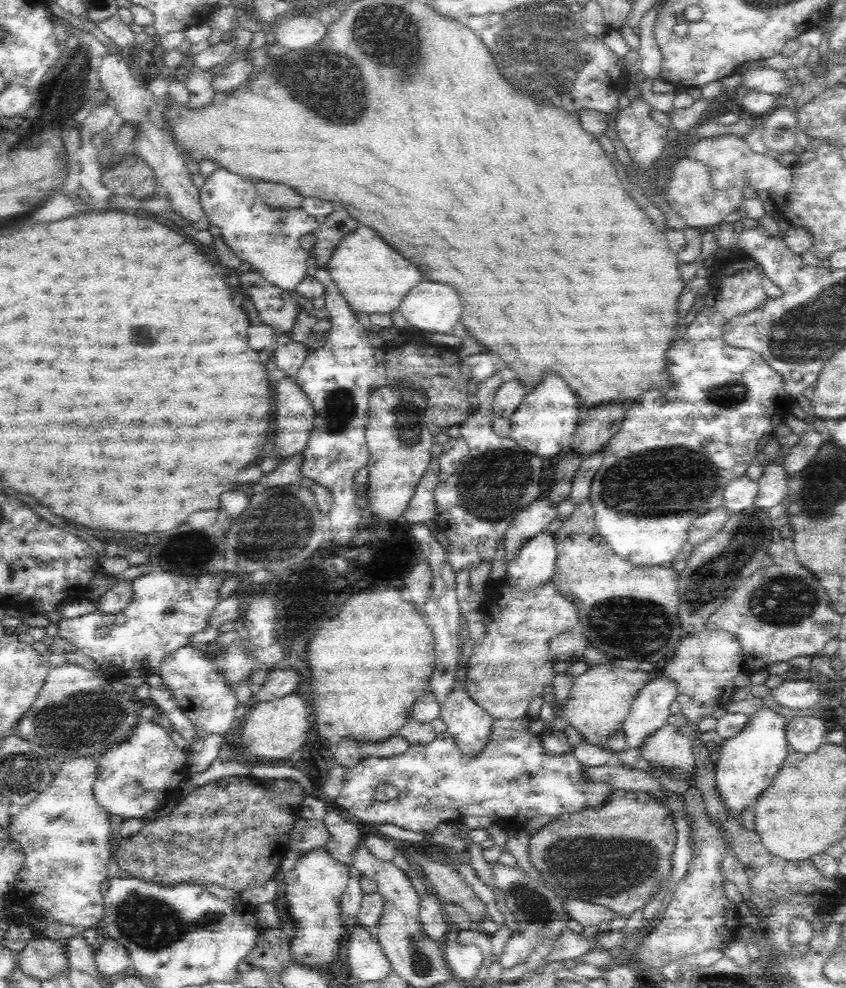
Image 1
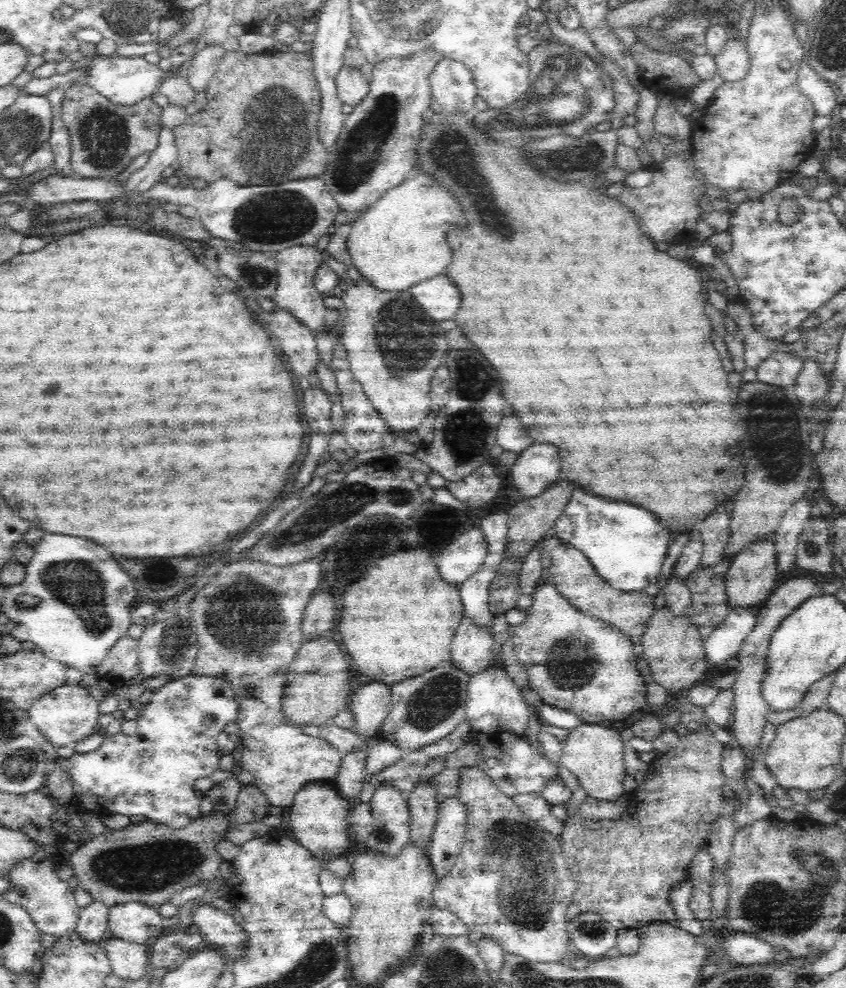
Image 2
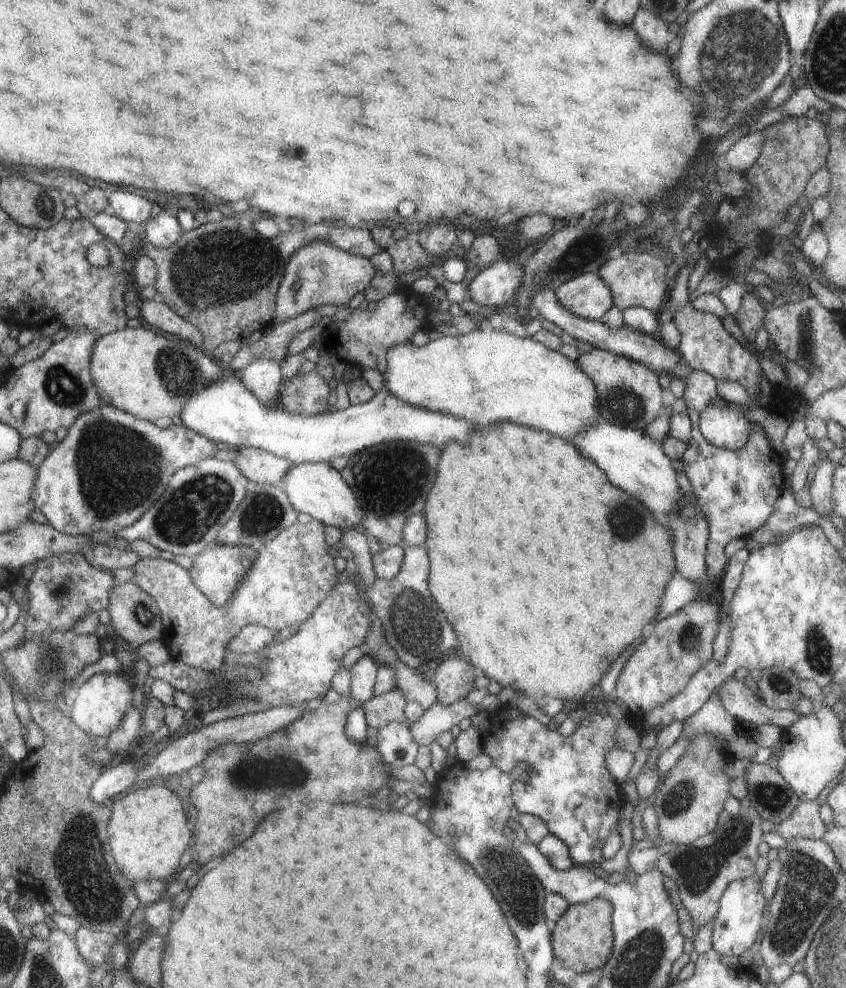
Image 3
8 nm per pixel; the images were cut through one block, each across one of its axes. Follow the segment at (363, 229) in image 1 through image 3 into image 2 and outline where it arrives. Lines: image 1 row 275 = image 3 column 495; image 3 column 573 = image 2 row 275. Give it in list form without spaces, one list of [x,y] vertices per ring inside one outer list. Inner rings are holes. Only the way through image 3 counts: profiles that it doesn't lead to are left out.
[[[416,170],[410,174],[398,186],[386,190],[376,202],[362,210],[352,223],[347,240],[353,265],[358,268],[362,278],[372,281],[373,286],[379,290],[402,292],[412,288],[420,280],[444,274],[452,262],[452,250],[446,242],[448,234],[452,230],[458,230],[458,226],[466,226],[468,222],[462,204],[456,200],[454,194],[450,194],[450,190],[446,190],[446,186],[438,184],[438,178],[434,178],[434,174],[426,170]]]

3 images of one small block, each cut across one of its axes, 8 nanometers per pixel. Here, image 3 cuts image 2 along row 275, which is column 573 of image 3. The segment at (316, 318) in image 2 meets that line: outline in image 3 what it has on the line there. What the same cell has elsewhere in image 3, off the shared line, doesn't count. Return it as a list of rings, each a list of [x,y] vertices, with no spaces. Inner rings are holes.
[[[582,273],[554,291],[557,303],[575,317],[600,321],[611,307],[612,297],[597,273]]]

